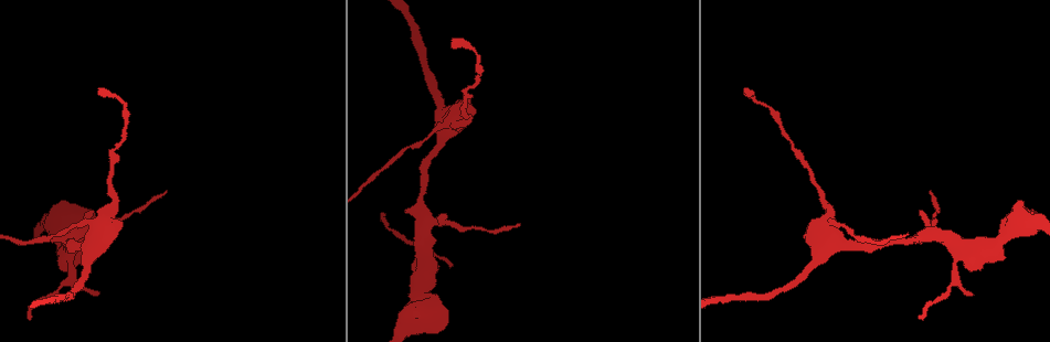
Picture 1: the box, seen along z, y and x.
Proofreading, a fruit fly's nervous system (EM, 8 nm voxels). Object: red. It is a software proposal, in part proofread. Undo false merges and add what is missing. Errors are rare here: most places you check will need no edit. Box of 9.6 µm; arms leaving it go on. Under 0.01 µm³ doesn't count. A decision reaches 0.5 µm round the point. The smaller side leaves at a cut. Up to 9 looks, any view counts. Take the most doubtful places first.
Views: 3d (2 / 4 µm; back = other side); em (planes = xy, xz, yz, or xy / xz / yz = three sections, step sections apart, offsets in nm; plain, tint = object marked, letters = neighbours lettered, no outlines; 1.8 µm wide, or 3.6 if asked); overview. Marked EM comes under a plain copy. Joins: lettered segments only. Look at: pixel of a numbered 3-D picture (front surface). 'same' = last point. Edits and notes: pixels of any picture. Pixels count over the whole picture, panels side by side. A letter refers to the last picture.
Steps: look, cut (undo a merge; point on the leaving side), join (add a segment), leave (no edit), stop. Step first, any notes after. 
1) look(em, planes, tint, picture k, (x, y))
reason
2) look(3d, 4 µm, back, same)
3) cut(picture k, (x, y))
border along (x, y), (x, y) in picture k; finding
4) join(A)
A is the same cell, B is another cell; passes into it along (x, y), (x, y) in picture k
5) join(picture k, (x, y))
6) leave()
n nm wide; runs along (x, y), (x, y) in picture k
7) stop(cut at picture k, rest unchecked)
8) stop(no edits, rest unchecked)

look(3d, 4 µm, picture 1, (453, 48))
long arm stops here

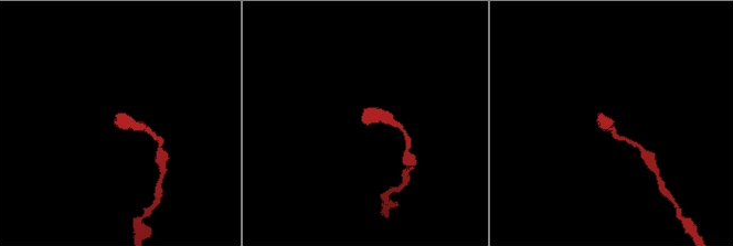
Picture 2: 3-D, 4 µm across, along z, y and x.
look(em, planes, letters, picture 2, (366, 124))
shape alone is not enough

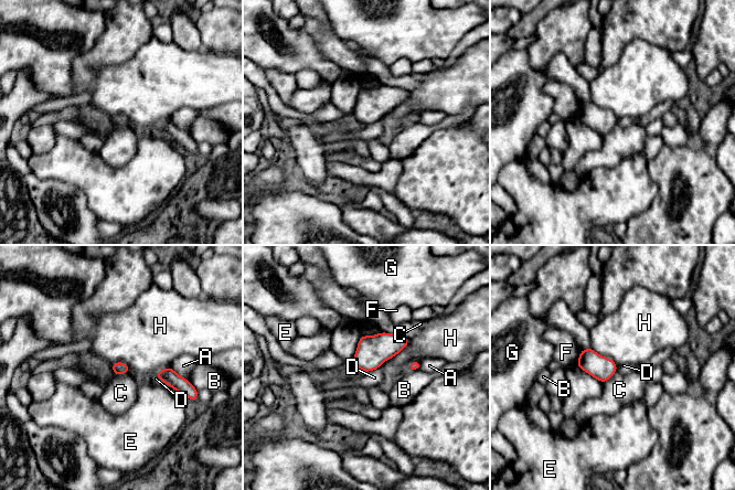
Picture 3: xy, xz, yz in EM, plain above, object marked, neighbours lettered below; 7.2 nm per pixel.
leave()
100 nm wide; A, B, C, D, E, F, G and H are other cells; border along (379, 366), (365, 372) in picture 3; no lettered segment goes on from it

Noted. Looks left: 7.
look(3d, 4 µm, picture 1, (94, 294))
free end

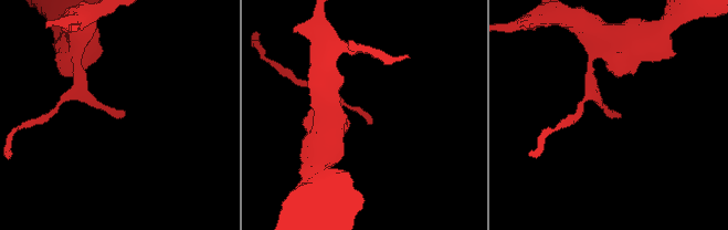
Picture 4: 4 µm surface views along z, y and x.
look(em, 3.6 µm, xz, step 8, letters, picture 4, (367, 124))

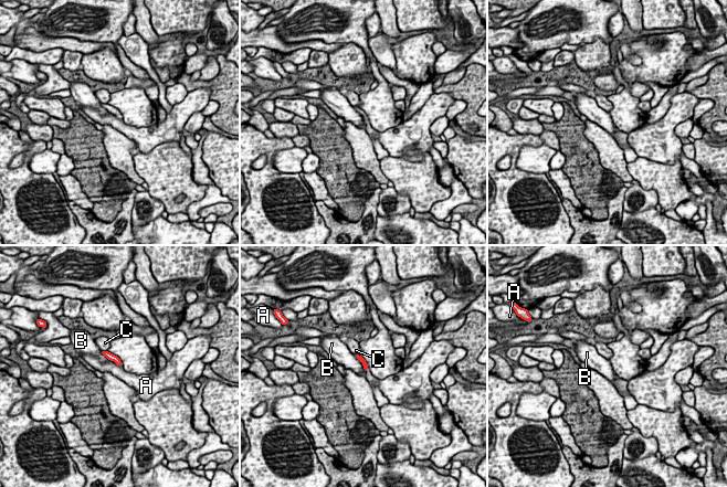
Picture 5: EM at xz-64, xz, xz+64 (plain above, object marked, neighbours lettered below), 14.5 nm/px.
look(em, 3.6 µm, planes, letters, same)

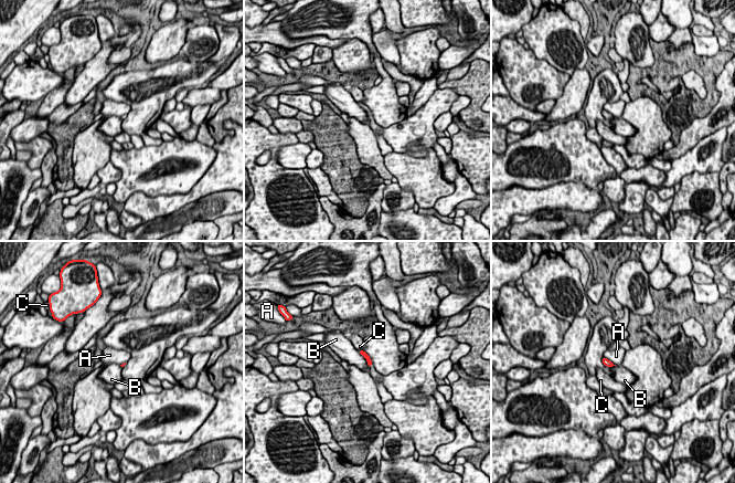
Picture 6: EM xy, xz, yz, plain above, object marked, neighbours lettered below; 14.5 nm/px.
leave()
A, B and C are other cells; border along (358, 350), (368, 364) in picture 6; no lettered segment goes on from it

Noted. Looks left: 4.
look(3d, 4 µm, picture 1, (444, 215))
an open end

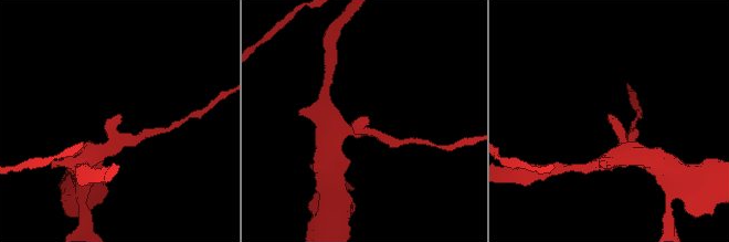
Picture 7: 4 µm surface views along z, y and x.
look(em, 3.6 µm, xy, step 8, letters, picture 7, (115, 115))

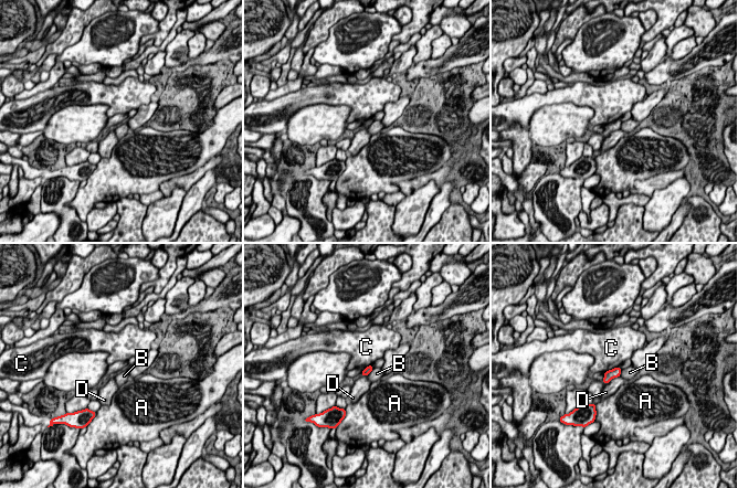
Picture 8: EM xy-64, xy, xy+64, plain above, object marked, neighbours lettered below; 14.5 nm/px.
leave()
A, B, C and D are other cells; border along (619, 366), (603, 372) in picture 8; no lettered segment goes on from it

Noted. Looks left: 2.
look(3d, 4 µm, picture 1, (930, 191))
free end

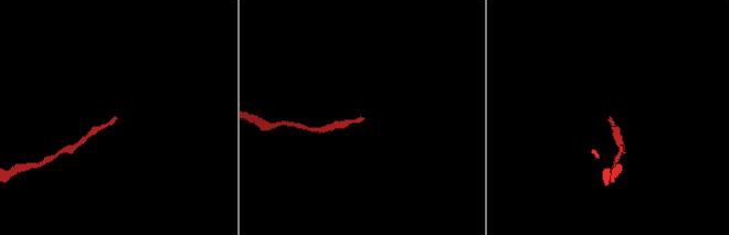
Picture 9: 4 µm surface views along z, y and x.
look(em, planes, letters, picture 9, (612, 118))

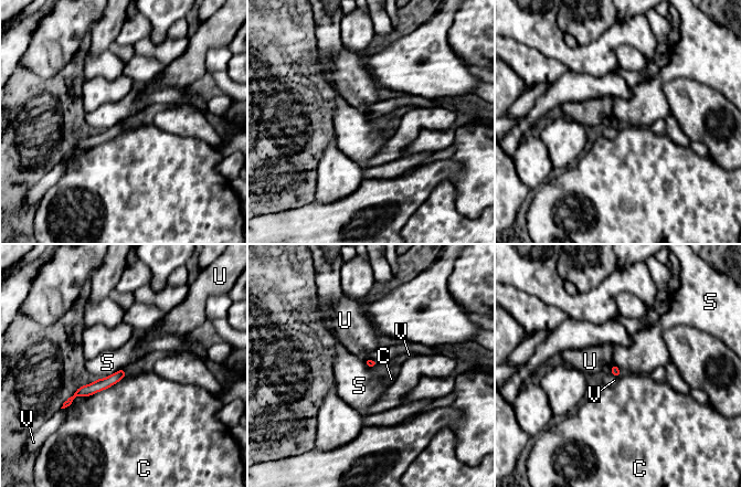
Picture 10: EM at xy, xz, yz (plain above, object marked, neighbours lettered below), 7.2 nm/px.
leave()
C, S, U and V are other cells; none of them fits

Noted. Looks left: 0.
stop(no edits, rest unchecked)

